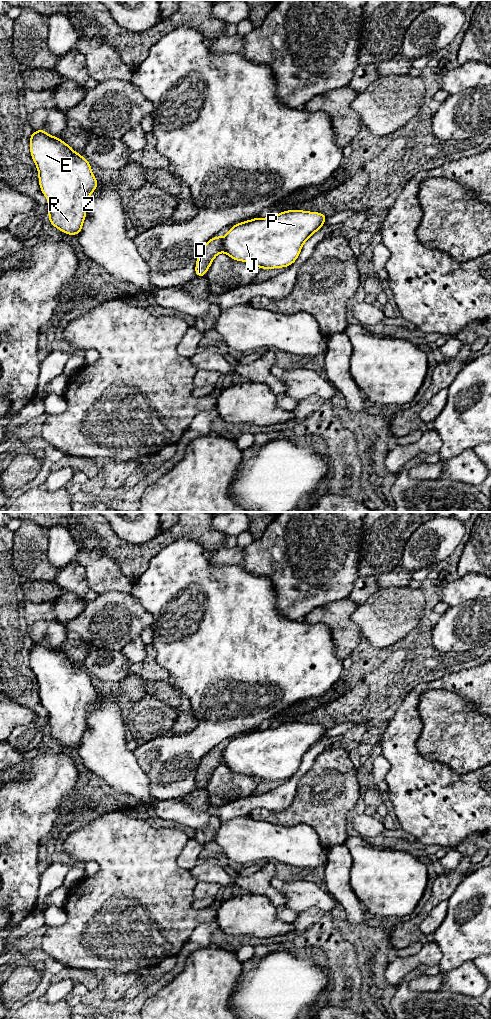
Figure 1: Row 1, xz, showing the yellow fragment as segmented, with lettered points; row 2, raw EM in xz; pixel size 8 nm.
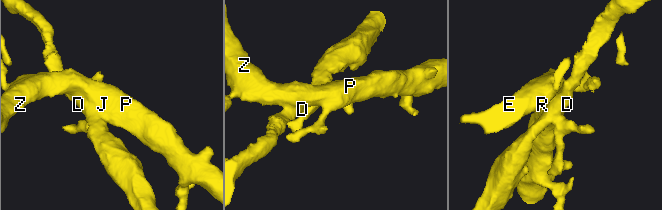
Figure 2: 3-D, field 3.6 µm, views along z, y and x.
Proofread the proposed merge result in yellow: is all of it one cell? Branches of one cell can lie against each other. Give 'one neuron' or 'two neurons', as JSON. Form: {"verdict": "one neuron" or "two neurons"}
{"verdict": "two neurons"}

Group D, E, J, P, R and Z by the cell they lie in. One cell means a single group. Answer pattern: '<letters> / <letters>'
D / E J P R Z

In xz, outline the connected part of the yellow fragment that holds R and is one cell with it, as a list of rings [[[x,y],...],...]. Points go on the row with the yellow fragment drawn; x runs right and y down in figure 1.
[[[44,129],[29,136],[30,155],[37,167],[40,190],[48,201],[49,223],[66,235],[78,236],[86,219],[89,197],[98,186],[91,163],[58,136],[50,136]]]

